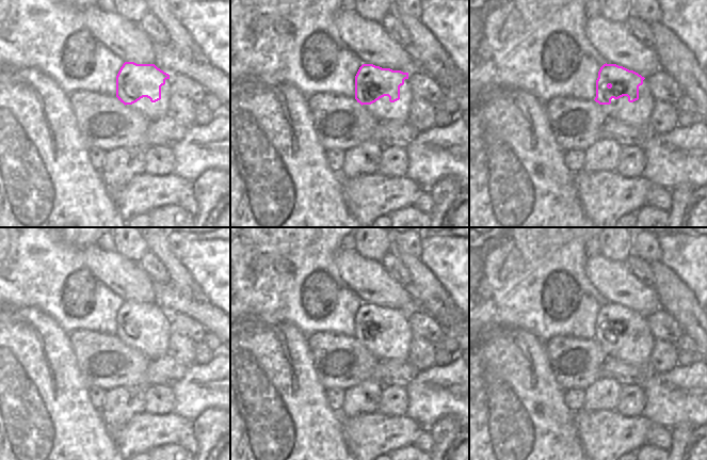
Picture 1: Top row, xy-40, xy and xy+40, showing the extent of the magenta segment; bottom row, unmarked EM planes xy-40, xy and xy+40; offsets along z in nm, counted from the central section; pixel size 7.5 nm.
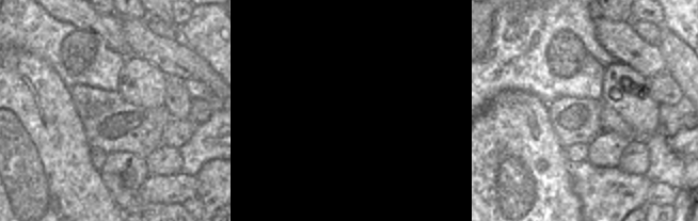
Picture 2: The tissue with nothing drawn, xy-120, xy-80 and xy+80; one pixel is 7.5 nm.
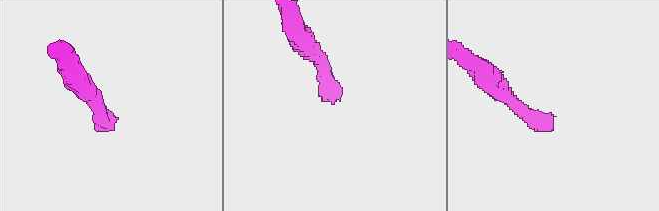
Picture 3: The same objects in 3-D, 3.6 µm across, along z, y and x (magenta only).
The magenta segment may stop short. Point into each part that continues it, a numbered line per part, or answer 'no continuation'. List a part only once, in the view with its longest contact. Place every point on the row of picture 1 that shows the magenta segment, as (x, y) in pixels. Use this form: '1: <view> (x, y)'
1: xy+40 (637, 113)

